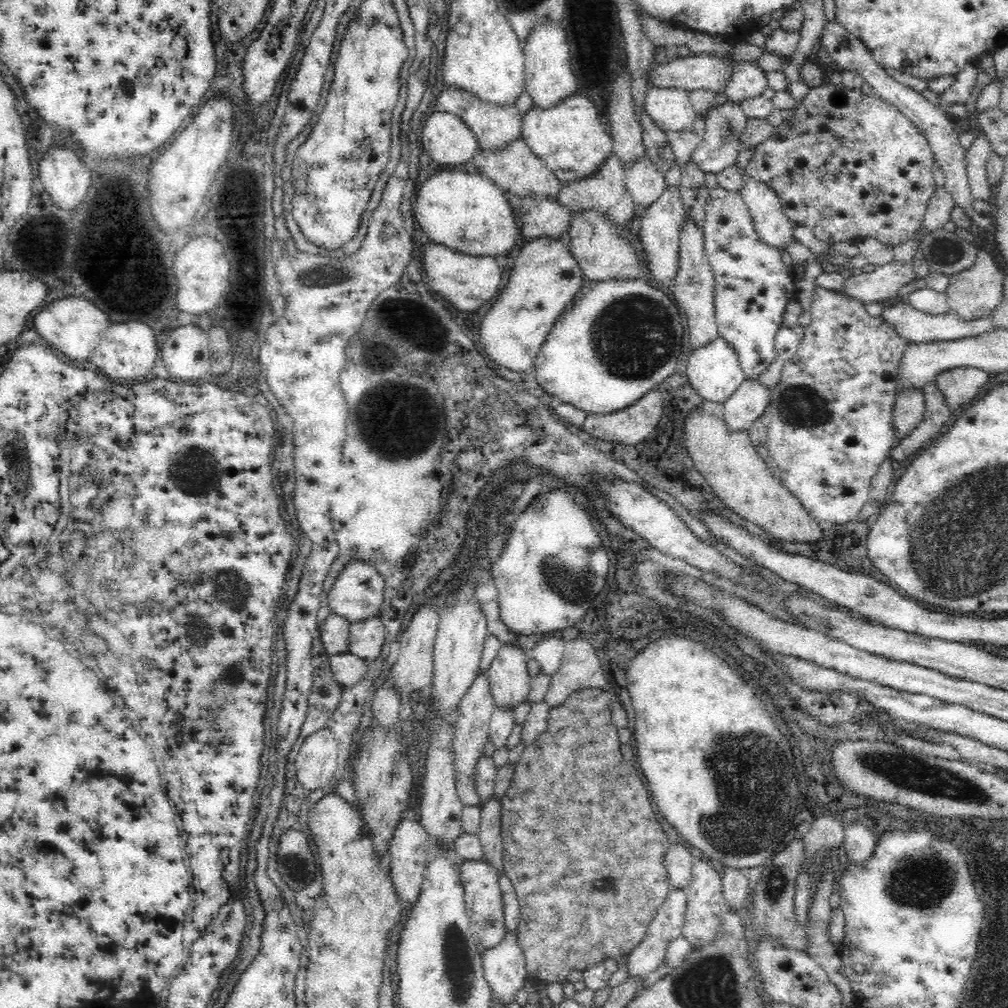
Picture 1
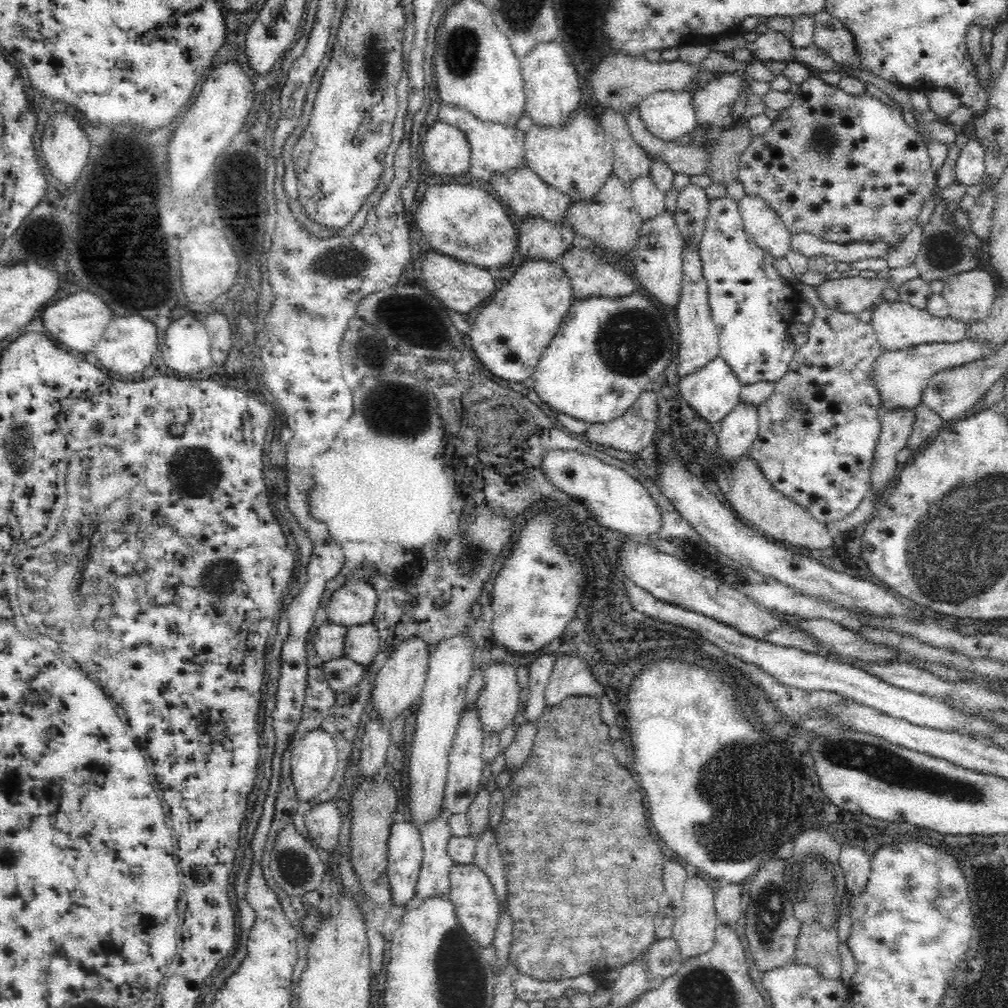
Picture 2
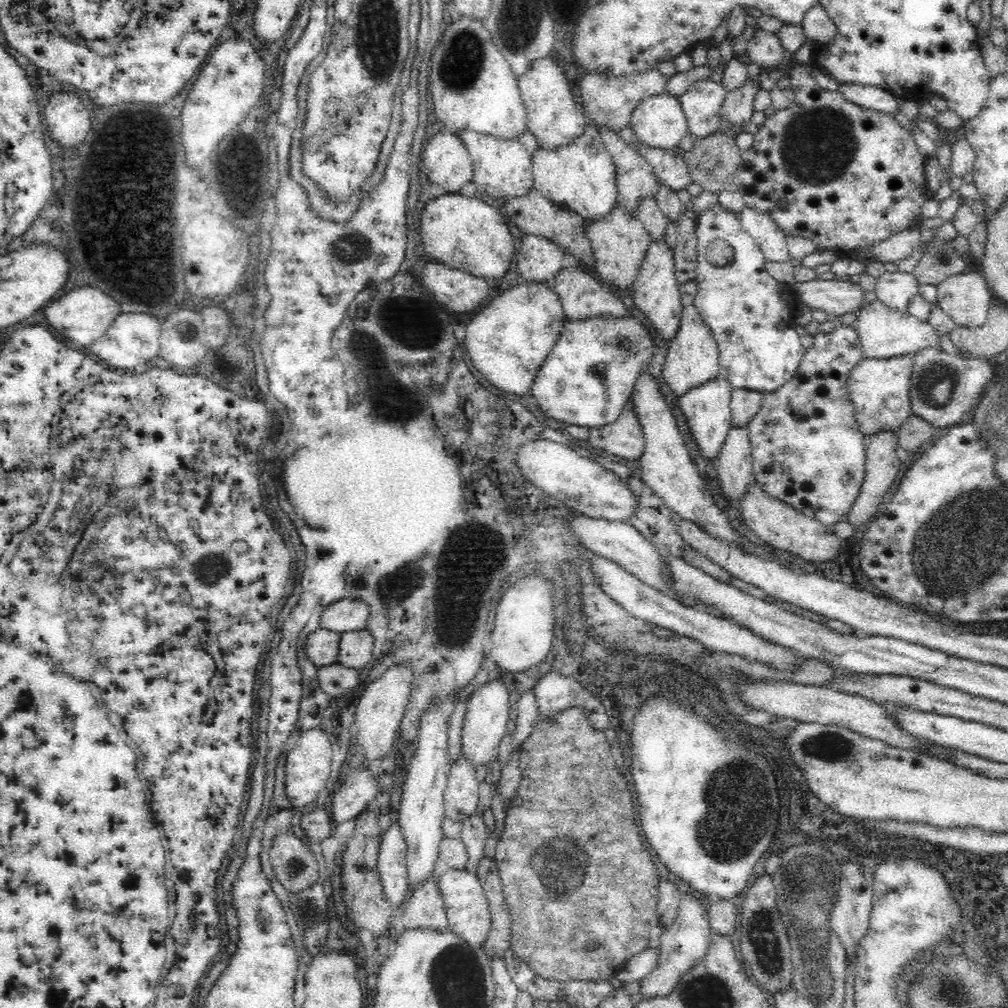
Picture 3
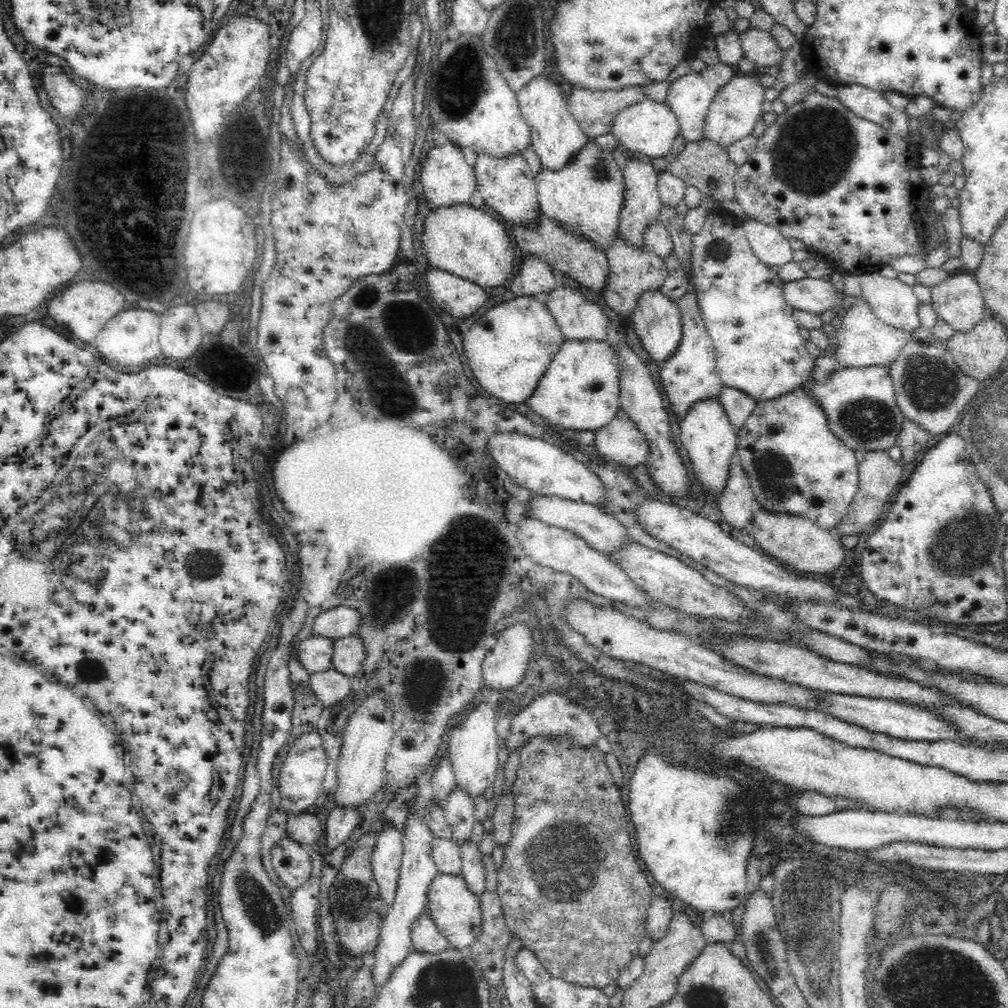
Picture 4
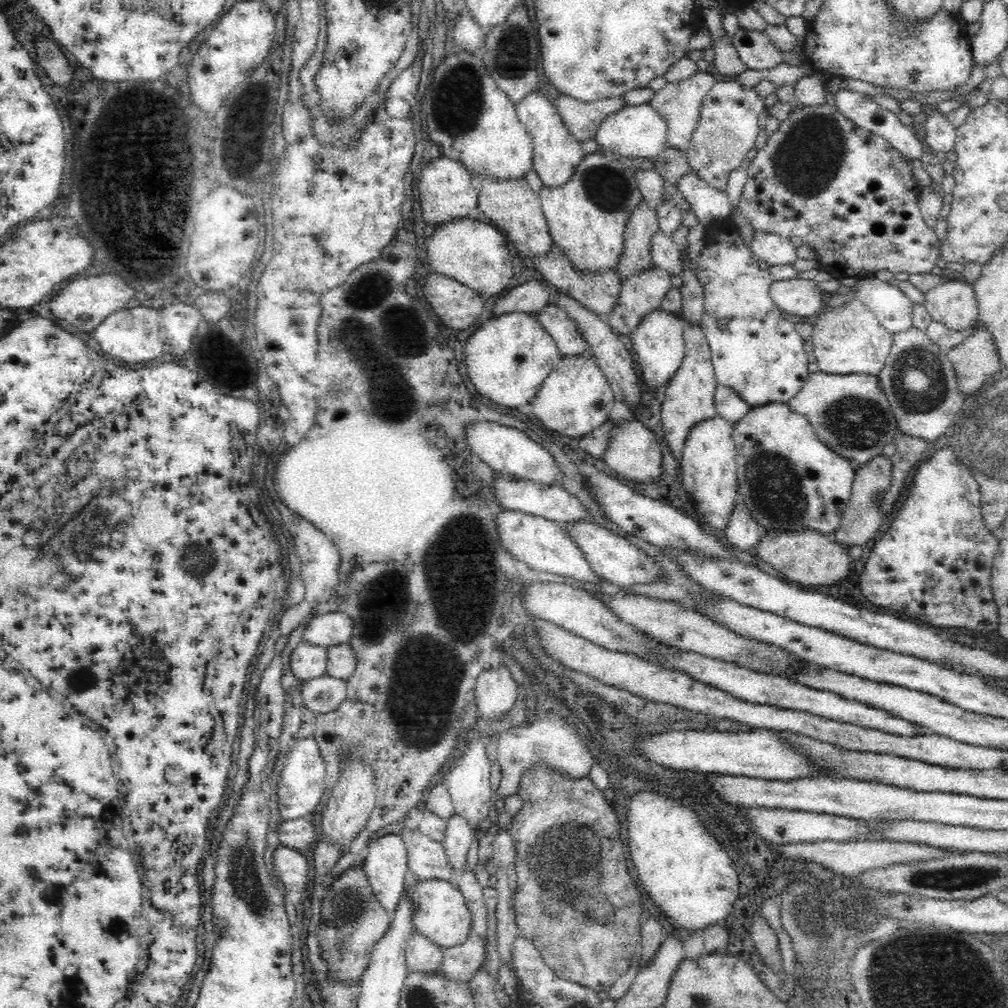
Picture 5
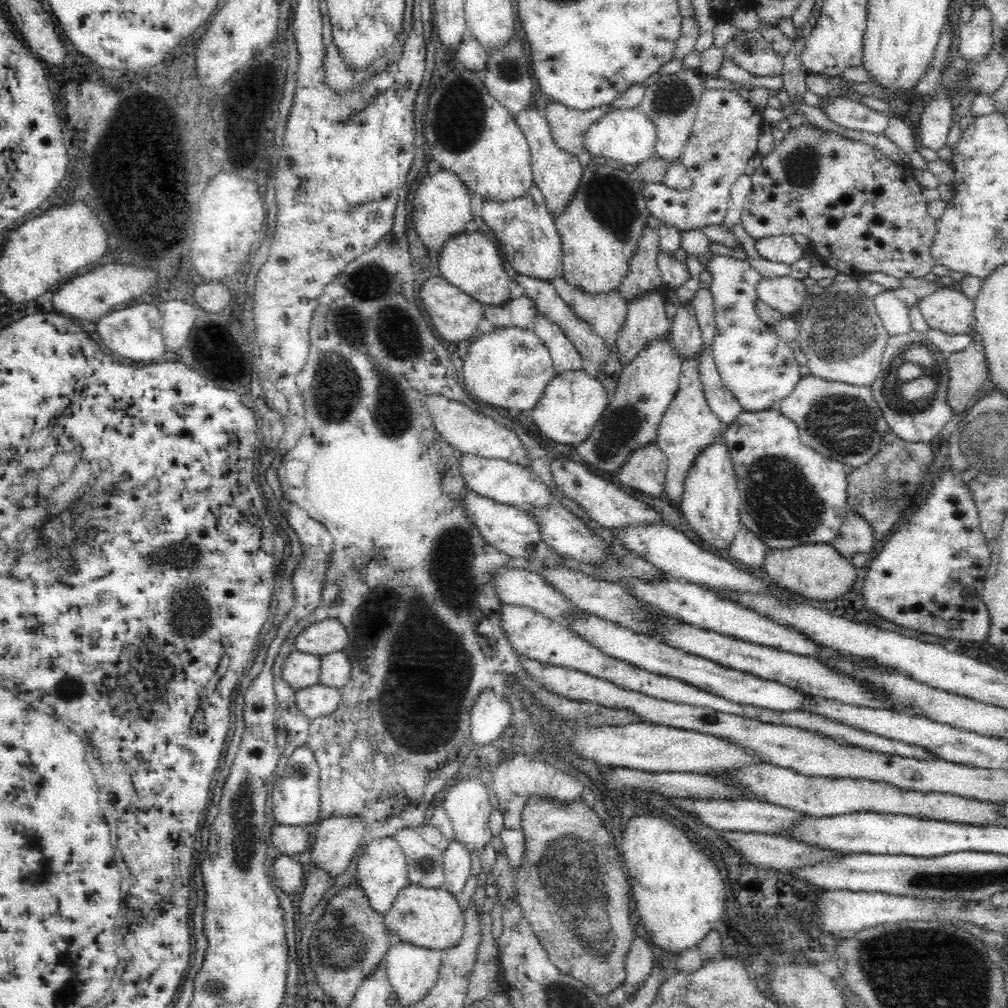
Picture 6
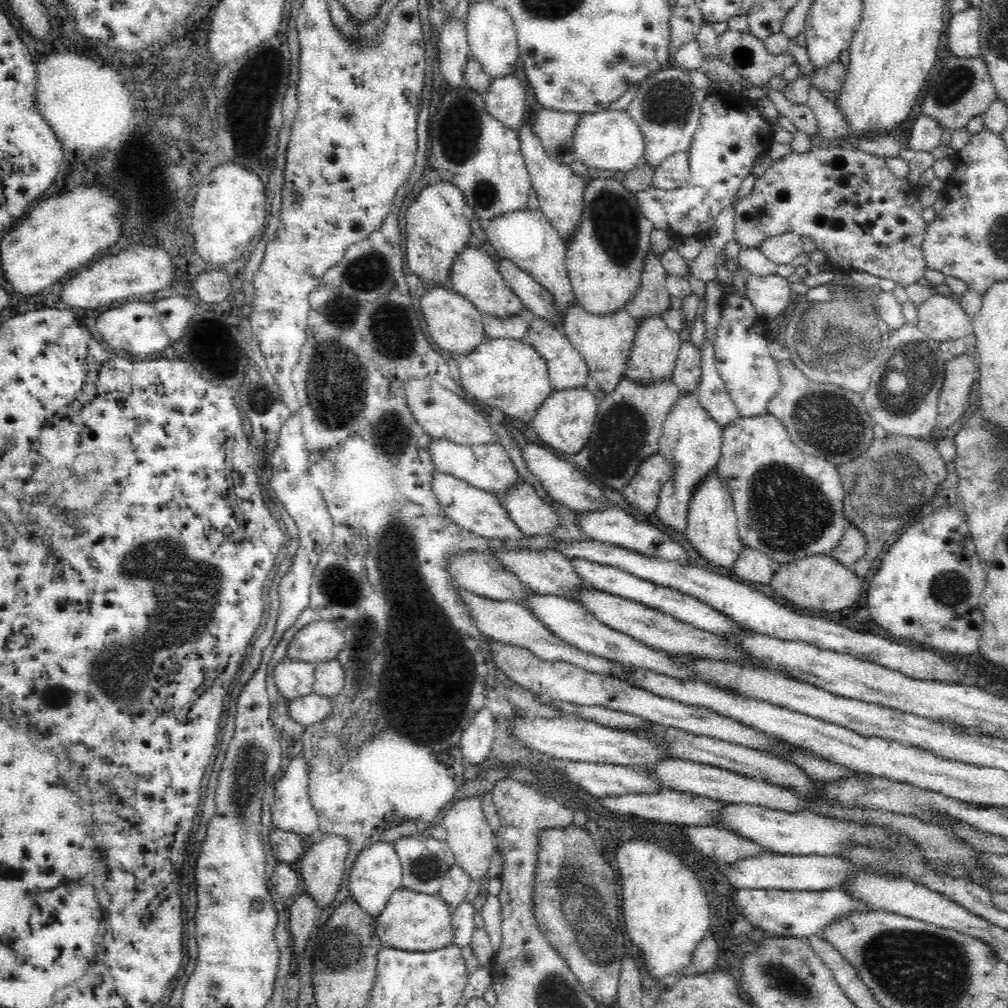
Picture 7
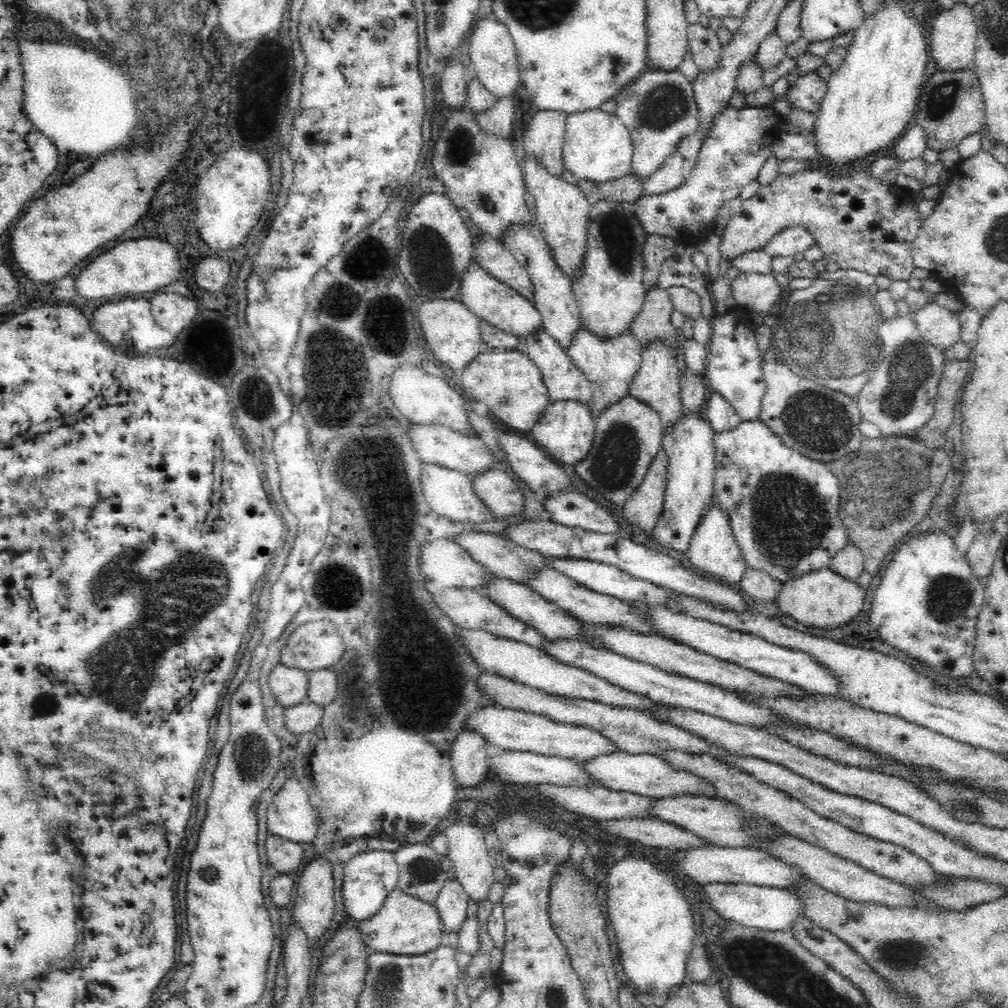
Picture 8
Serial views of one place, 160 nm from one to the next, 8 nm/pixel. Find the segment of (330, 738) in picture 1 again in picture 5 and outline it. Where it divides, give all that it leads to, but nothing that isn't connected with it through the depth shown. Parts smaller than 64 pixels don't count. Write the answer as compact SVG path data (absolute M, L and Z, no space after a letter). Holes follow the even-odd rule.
M302 738L288 754L280 780L275 786L280 816L283 820L310 818L325 791L325 764L320 756L318 745L313 738Z

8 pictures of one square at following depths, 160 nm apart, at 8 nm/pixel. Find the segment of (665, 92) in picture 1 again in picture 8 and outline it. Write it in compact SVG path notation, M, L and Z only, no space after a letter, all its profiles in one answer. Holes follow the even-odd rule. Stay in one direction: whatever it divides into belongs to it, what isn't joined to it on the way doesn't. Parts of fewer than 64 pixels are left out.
M590 109L573 112L565 120L562 162L568 172L584 182L604 185L631 173L633 144L628 129L615 115L603 110Z

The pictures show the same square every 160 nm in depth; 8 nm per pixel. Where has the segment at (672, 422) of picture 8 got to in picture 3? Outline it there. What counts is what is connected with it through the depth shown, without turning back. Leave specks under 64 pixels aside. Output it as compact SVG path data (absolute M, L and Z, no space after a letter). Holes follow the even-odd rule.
M616 200L610 214L606 214L604 218L584 220L584 235L590 241L596 257L596 275L610 286L616 286L618 290L632 288L634 278L640 269L640 262L644 254L647 254L648 242L651 240L636 212L623 210Z

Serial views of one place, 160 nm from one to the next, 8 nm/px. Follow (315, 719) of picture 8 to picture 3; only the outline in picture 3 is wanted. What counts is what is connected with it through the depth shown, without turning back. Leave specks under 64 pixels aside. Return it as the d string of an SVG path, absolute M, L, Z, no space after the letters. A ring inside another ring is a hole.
M339 662L317 669L317 680L321 689L334 698L358 685L359 671Z

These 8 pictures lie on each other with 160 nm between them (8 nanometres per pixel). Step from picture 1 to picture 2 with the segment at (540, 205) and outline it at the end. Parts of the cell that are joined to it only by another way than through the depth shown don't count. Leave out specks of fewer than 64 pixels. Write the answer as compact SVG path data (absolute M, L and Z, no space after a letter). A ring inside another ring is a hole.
M525 217L518 232L518 248L523 256L545 258L548 262L560 261L576 236L576 231L567 221L553 224L539 217Z

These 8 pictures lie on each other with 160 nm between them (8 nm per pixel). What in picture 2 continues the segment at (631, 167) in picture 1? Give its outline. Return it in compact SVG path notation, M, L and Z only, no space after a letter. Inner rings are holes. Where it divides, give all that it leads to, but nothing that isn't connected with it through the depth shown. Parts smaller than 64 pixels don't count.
M648 174L648 177L638 177L629 186L629 191L639 212L640 218L648 220L664 210L664 195Z

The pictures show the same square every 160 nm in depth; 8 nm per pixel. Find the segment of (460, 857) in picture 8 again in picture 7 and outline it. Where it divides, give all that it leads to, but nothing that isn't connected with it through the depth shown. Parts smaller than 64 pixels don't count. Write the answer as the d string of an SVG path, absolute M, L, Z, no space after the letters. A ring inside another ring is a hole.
M480 795L462 798L454 802L442 820L447 830L446 841L454 854L455 864L470 877L472 882L478 882L489 874L490 860L496 850L493 831L486 822L481 806Z

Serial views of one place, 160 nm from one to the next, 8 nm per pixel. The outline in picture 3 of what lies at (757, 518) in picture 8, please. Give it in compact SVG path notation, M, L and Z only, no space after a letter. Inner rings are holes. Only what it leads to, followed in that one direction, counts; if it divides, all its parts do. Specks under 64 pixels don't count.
M829 316L826 320L821 322L817 331L812 335L812 338L812 347L805 349L804 356L802 356L800 364L798 368L796 368L796 373L792 376L792 379L788 380L788 383L785 383L783 386L780 386L780 389L774 390L772 393L763 394L761 408L750 420L750 423L747 425L747 430L752 446L753 476L761 489L769 496L793 506L798 512L801 512L810 518L819 520L821 524L832 526L844 516L847 516L848 510L852 508L854 501L859 495L865 477L866 434L861 434L861 432L857 430L857 425L855 424L856 411L854 411L854 406L852 406L852 401L850 401L849 398L848 375L850 374L852 367L860 364L860 362L866 360L866 358L863 356L863 350L861 350L860 340L857 338L854 324L846 325L838 321L835 316Z

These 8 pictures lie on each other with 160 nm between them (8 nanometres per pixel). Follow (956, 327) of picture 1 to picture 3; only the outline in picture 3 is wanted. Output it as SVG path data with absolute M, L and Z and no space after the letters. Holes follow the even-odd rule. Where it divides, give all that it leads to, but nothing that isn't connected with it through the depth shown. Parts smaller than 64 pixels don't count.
M878 299L864 303L862 308L856 310L856 314L854 327L865 358L900 357L915 354L926 347L940 347L941 337L944 335L928 321L920 320L906 310L892 310Z

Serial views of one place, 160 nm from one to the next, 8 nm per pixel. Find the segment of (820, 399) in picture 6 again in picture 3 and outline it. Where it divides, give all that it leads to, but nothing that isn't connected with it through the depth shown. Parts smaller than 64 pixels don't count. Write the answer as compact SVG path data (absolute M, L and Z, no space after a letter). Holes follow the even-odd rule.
M915 354L892 358L866 358L848 375L848 392L854 411L855 424L861 434L870 437L880 430L899 430L912 413L910 379L912 379Z

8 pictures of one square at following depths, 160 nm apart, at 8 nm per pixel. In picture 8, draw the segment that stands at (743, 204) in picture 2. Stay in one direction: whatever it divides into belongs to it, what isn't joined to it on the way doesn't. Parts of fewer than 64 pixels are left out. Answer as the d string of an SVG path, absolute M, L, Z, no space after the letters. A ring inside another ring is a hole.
M804 225L789 226L775 234L764 246L770 256L793 256L816 244L812 231Z

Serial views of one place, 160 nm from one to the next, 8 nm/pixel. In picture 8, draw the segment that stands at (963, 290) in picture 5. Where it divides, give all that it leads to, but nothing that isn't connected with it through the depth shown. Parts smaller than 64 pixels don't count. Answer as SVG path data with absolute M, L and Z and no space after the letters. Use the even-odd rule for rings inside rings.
M933 300L912 314L926 342L946 350L961 340L961 326L956 313L937 305Z

